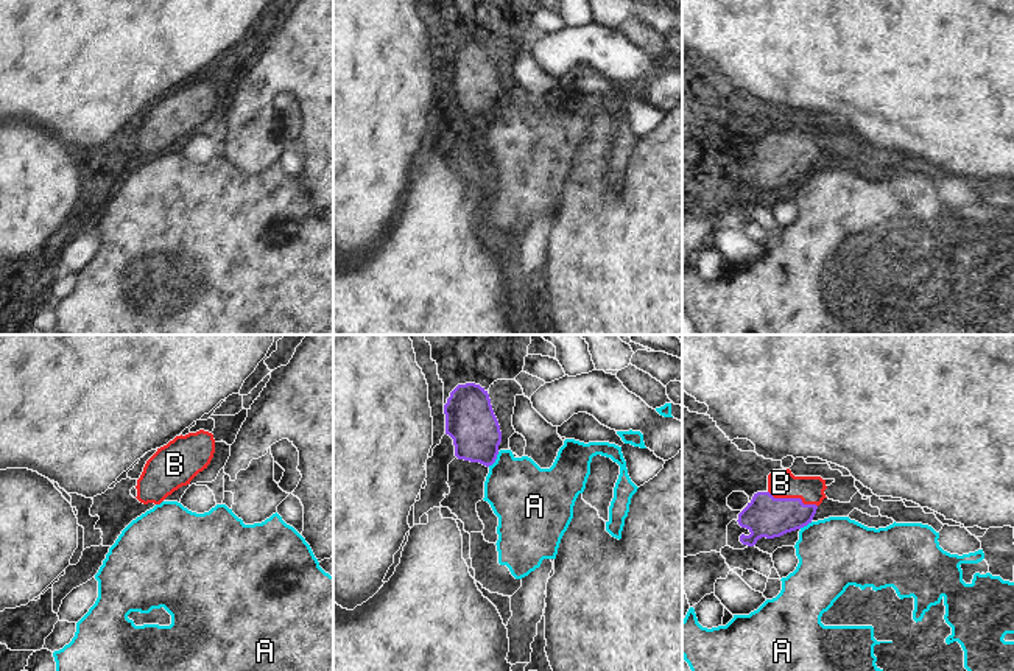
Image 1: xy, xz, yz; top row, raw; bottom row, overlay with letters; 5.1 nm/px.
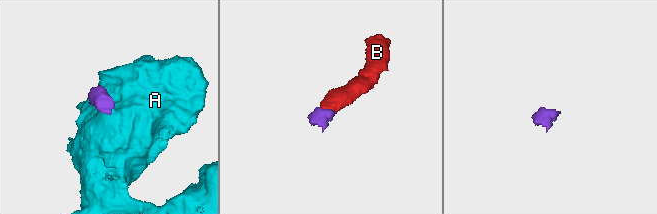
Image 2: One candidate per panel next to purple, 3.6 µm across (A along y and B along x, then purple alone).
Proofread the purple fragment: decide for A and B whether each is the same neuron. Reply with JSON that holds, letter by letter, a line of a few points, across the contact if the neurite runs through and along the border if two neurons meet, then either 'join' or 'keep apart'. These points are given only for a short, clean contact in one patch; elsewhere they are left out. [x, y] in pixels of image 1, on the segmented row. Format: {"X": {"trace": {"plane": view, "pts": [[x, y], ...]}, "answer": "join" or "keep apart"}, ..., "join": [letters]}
{"A": {"trace": {"plane": "xz", "pts": [[499, 452], [497, 458], [488, 466]]}, "answer": "keep apart"}, "B": {"trace": {"plane": "yz", "pts": [[765, 516], [782, 509], [793, 498], [781, 483]]}, "answer": "join"}, "join": ["B"]}

